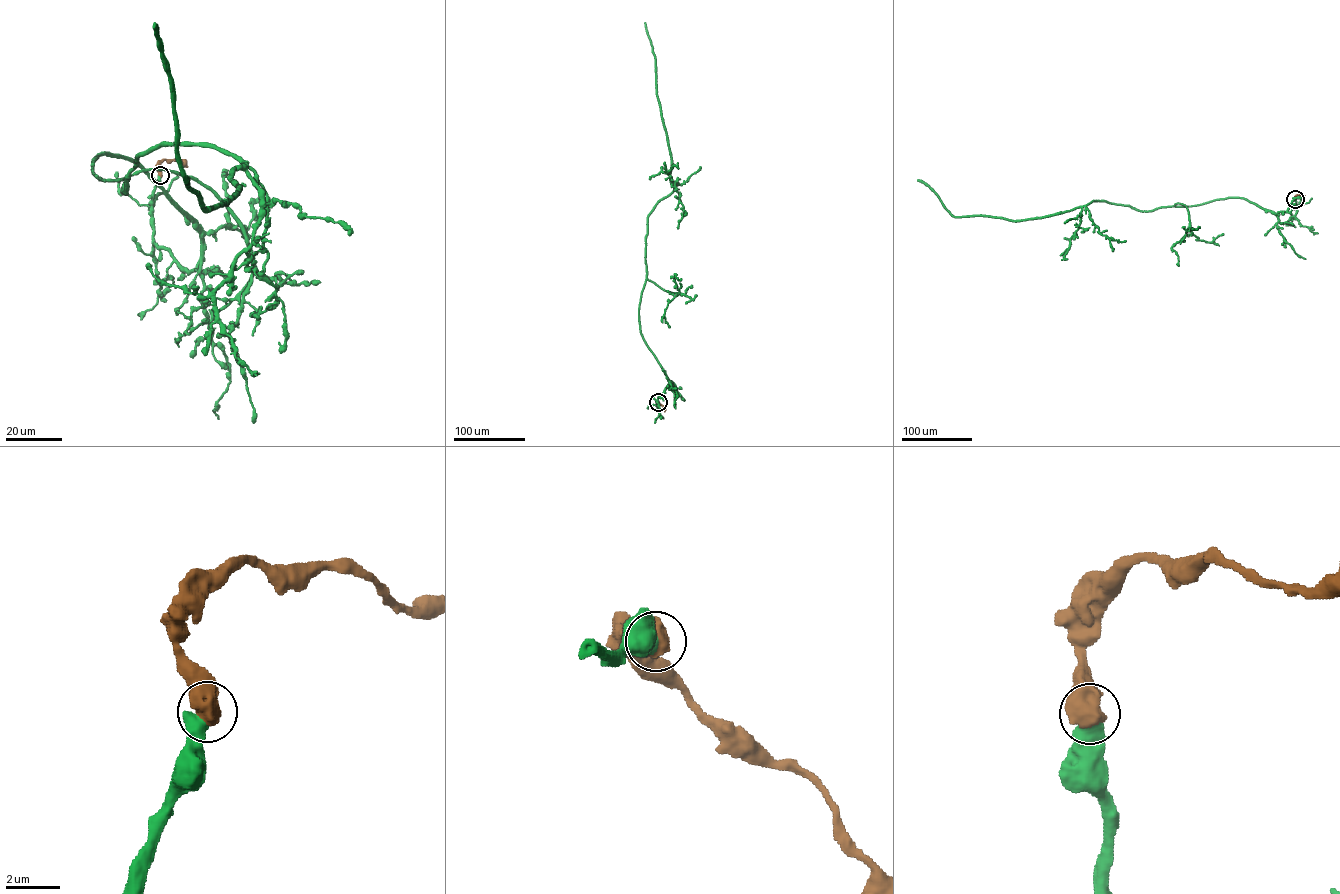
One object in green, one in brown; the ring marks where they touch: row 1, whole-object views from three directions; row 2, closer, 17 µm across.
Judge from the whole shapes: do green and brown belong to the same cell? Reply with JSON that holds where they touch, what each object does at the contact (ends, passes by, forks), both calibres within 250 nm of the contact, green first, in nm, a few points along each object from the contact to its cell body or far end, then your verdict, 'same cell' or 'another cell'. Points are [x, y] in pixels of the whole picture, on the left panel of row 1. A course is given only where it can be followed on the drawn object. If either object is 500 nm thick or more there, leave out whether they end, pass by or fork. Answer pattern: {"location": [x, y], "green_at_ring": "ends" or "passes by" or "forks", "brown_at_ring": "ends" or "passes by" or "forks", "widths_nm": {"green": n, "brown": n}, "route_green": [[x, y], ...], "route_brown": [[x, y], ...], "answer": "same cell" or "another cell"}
{"location": [160, 175], "widths_nm": {"green": 650, "brown": 950}, "route_green": [[160, 175], [153, 241], [194, 270], [153, 177], [93, 173], [209, 144], [237, 190], [185, 181], [154, 23]], "route_brown": [[160, 175], [158, 166], [164, 160], [176, 160], [182, 165]], "answer": "same cell"}

